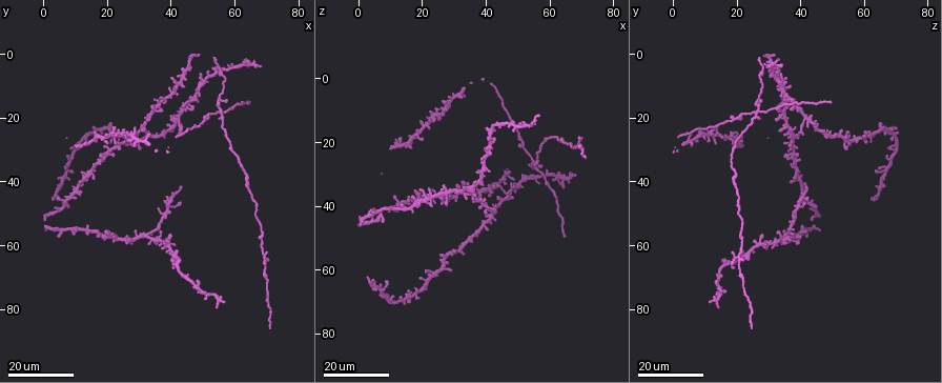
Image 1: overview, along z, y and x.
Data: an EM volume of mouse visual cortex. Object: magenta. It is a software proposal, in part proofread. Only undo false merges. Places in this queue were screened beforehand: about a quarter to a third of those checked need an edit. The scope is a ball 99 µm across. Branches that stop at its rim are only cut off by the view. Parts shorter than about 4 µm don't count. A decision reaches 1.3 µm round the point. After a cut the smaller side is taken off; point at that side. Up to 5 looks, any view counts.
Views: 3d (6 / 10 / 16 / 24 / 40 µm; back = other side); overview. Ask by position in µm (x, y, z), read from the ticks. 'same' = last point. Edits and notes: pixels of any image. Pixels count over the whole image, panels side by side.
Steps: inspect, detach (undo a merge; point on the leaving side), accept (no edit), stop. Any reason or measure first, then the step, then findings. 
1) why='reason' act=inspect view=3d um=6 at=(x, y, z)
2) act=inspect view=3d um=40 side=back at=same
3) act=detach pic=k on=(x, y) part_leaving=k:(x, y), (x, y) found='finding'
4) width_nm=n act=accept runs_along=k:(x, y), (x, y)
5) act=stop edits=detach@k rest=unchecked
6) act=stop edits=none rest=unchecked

why='four-way junction' act=inspect view=3d um=24 at=(70.0, 63.0, 20.5)

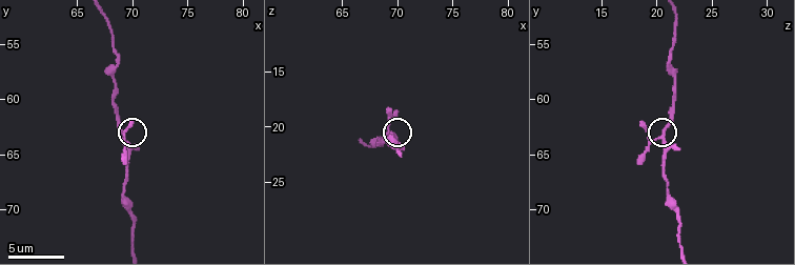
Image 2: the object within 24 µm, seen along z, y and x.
act=inspect view=3d um=10 at=(69.0, 63.4, 20.6)

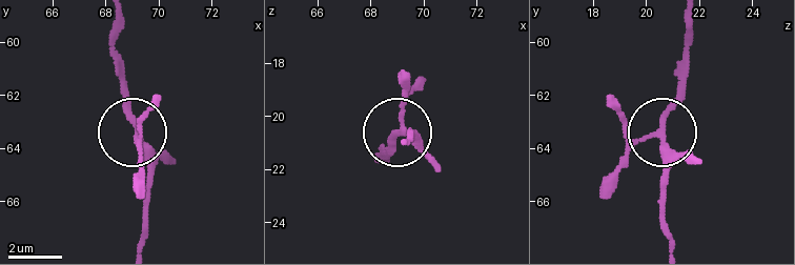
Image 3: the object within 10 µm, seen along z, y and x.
arms=4 act=accept runs_along=3:(686, 22), (677, 104), (607, 177) found='one neuron here'

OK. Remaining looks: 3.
why='thin arm on a thick one' act=inspect view=3d um=16 at=(42.0, 20.5, 41.5)

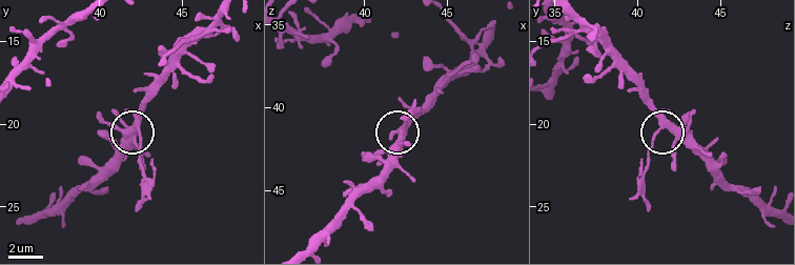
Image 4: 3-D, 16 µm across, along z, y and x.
act=inspect view=3d um=6 at=(42.2, 20.2, 41.6)

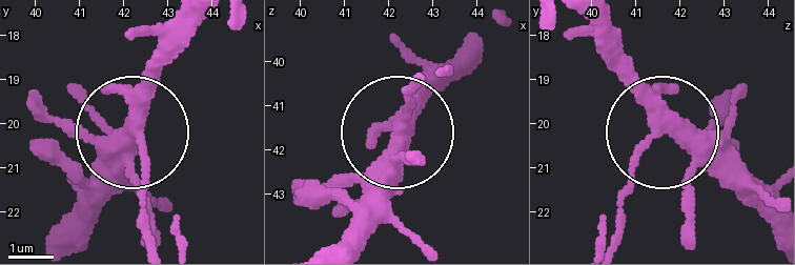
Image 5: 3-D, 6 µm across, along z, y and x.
arms=3 act=detach pic=5 on=(142, 198) found='a second neuron is stuck on'

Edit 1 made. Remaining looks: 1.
act=stop edits=detach@5 rest=unchecked

